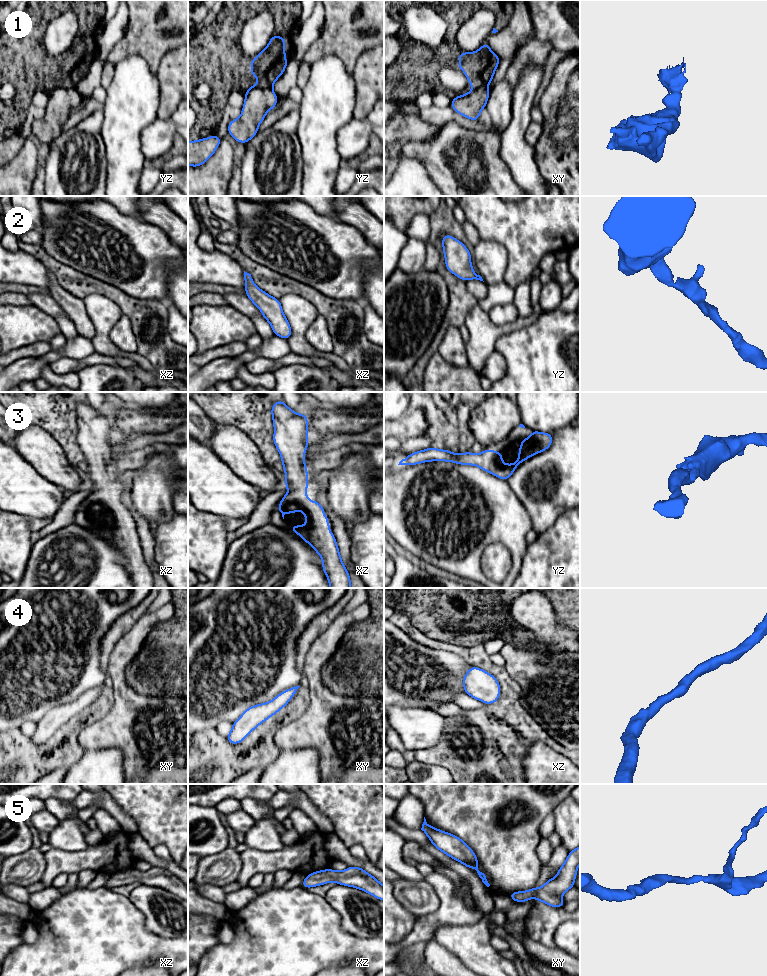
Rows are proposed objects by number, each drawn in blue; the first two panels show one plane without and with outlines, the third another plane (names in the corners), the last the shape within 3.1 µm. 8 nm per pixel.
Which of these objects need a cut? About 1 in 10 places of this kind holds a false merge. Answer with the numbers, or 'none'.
1

